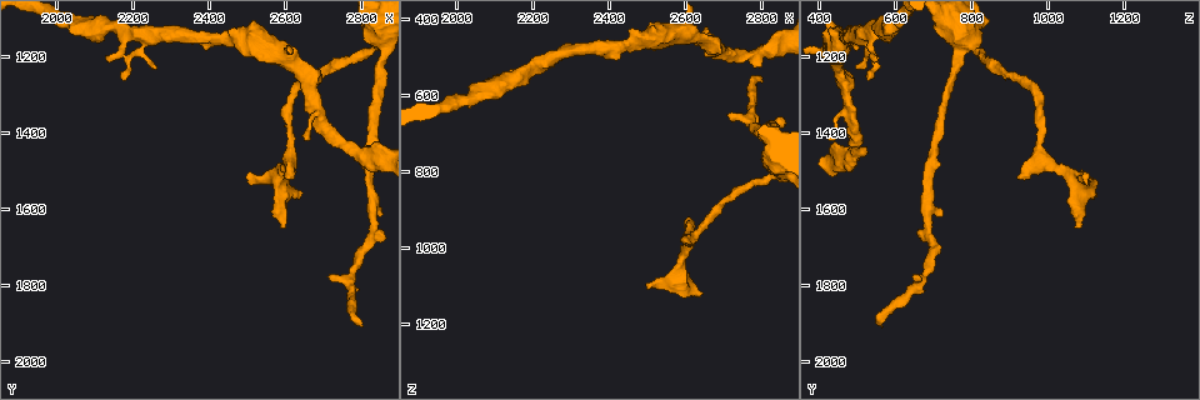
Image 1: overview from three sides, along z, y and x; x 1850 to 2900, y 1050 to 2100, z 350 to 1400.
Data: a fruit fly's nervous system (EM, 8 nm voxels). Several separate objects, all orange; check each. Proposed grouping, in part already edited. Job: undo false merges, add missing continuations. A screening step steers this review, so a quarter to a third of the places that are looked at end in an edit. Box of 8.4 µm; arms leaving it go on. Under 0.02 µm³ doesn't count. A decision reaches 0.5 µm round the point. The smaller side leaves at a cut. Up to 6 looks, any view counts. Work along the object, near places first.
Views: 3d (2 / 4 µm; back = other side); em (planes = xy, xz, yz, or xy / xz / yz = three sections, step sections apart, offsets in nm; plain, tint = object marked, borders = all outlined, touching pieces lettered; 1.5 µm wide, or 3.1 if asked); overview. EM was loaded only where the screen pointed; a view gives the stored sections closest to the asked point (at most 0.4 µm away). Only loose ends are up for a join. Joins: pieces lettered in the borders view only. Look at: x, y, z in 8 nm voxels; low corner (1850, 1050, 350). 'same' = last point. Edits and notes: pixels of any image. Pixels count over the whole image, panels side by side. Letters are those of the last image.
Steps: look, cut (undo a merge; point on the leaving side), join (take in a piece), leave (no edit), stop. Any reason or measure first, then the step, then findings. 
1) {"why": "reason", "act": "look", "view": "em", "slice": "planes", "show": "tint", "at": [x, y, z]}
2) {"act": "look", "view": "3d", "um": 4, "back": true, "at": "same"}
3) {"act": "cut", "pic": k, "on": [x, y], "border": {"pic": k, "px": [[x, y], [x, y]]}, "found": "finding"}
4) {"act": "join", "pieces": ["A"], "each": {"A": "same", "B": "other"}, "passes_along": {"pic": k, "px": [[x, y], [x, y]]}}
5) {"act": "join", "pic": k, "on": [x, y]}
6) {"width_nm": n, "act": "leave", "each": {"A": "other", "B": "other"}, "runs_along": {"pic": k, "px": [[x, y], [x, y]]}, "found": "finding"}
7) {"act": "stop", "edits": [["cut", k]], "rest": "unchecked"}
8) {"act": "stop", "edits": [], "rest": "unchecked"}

{"why": "branch stops here", "act": "look", "view": "3d", "um": 4, "at": [2800, 1905, 555]}

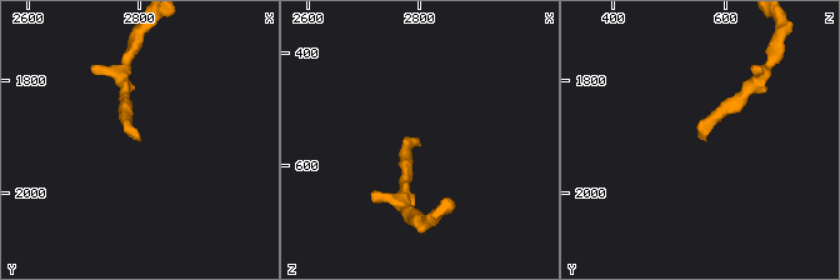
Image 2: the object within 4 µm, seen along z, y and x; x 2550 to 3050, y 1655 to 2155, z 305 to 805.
{"act": "look", "view": "em", "slice": "planes", "show": "plain", "at": [2800, 1900, 560]}

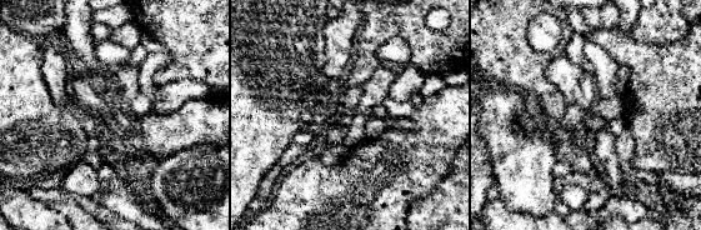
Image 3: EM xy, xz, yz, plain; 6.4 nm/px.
{"act": "look", "view": "em", "slice": "planes", "show": "borders", "at": "same"}

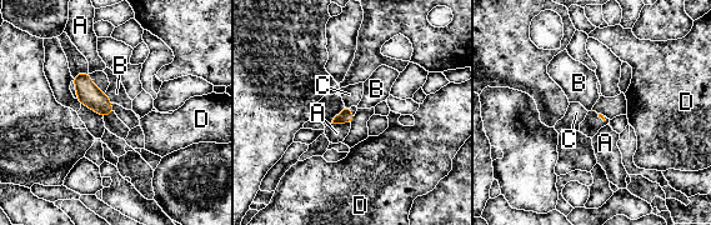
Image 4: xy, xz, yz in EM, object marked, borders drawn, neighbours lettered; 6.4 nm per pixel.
{"act": "join", "pic": 4, "on": [351, 95], "each": {"A": "other", "B": "other", "C": "same", "D": "other"}, "found": "the neuron continues"}

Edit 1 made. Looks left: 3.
{"act": "look", "view": "3d", "um": 4, "back": true, "at": [2655, 1415, 430]}

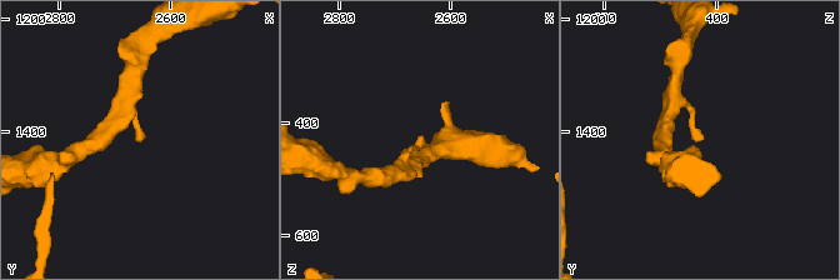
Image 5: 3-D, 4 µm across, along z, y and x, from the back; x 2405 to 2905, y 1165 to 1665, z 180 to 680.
{"why": "now the EM", "act": "look", "view": "em", "slice": "yz", "step": 8, "show": "tint", "at": [2650, 1415, 435]}

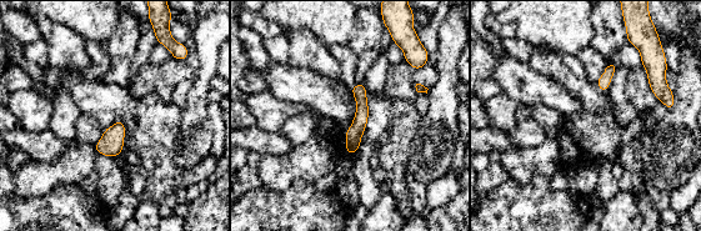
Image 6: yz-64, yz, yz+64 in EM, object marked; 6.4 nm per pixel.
{"act": "look", "view": "em", "slice": "xy", "step": 4, "show": "borders", "at": "same"}

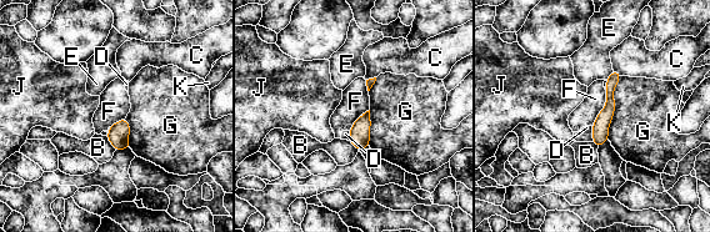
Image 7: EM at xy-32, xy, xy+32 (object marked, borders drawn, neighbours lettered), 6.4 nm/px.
{"act": "leave", "each": {"B": "other", "C": "other", "D": "other", "E": "other", "F": "other", "G": "other", "J": "other", "K": "other"}, "border": {"pic": 7, "px": [[105, 136], [115, 150]]}, "found": "none of them fits"}

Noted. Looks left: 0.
{"act": "stop", "edits": [["join", 4]], "rest": "unchecked"}

